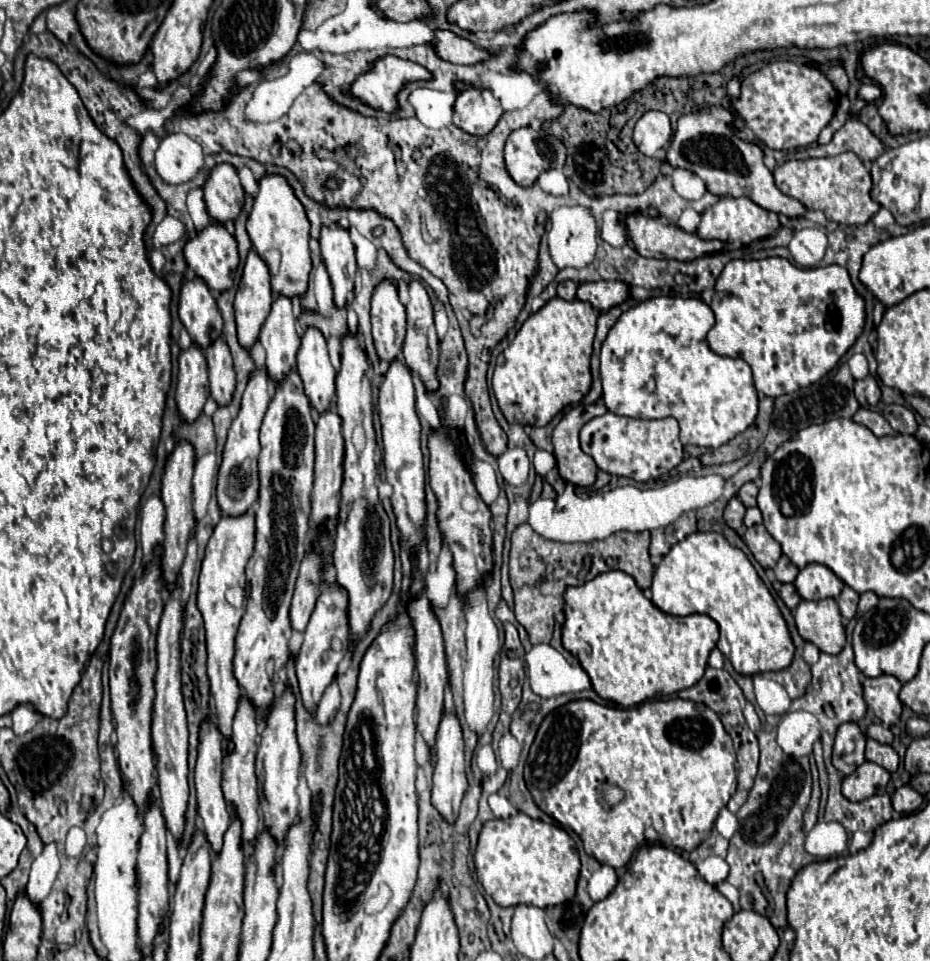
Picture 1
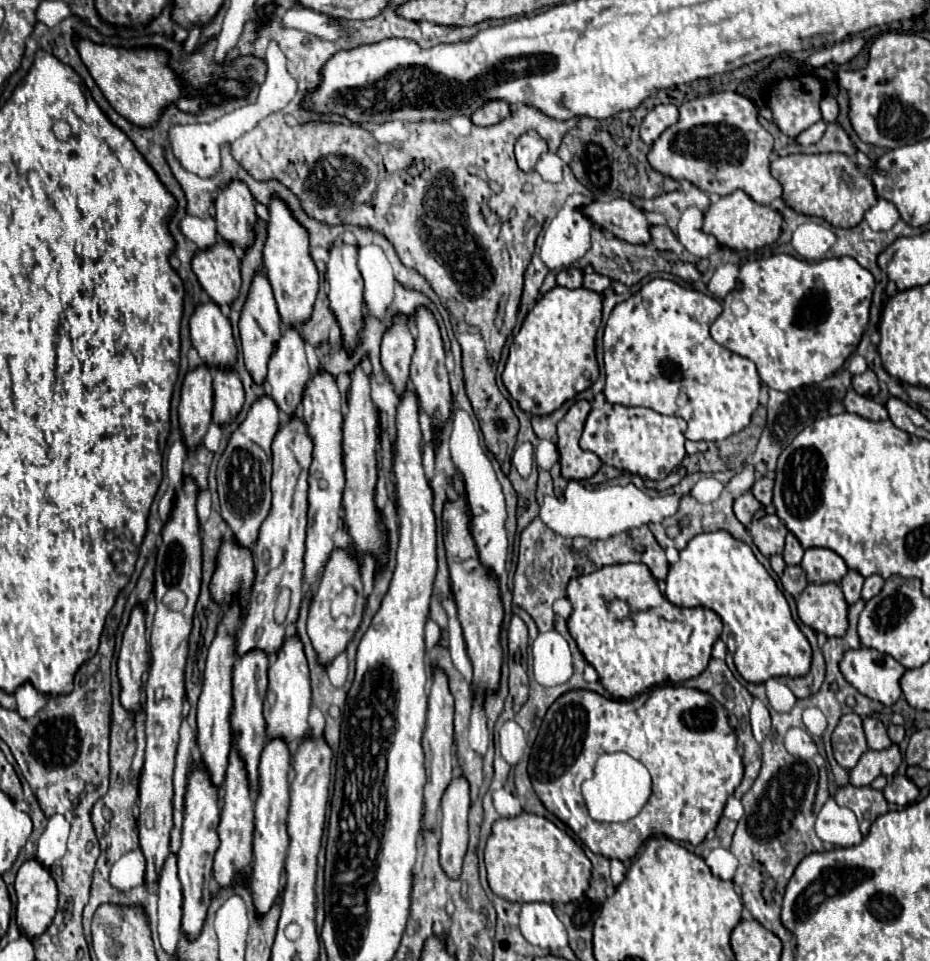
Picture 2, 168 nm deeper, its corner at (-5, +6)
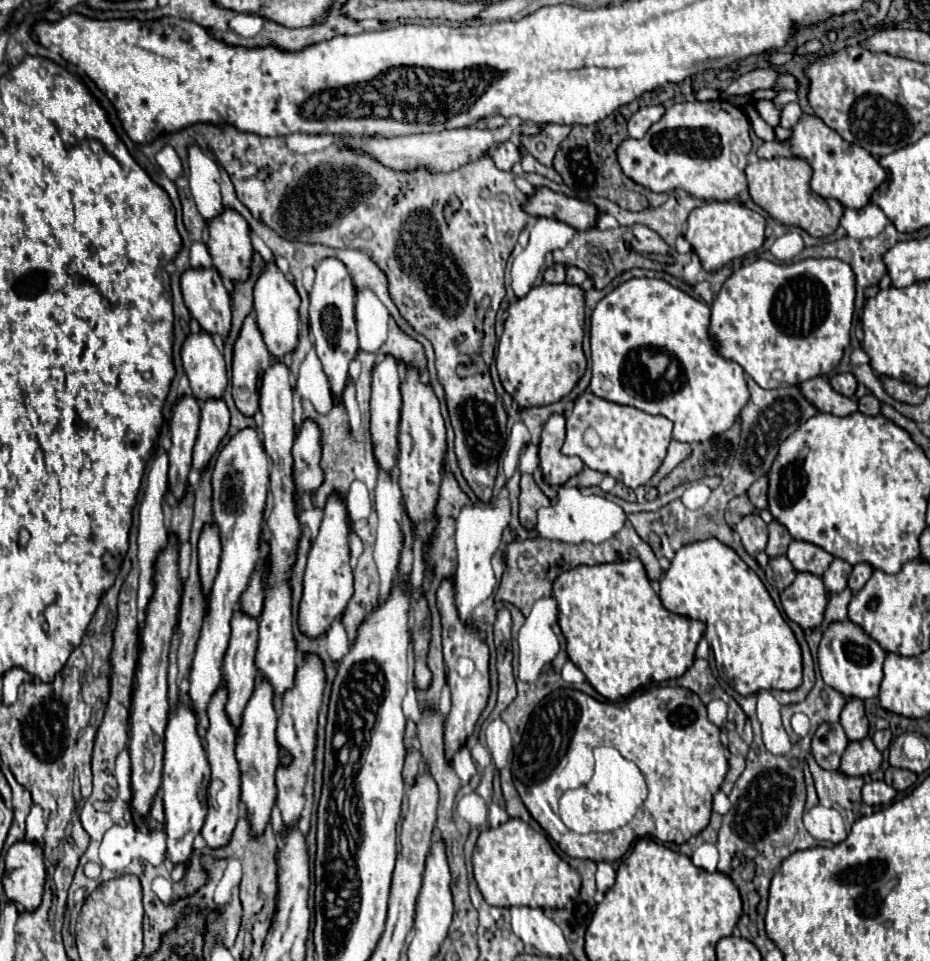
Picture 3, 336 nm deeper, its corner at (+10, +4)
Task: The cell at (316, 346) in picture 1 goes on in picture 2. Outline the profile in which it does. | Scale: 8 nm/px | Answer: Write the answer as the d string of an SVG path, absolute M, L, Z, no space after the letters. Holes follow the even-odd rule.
M315 374L305 388L301 402L301 418L307 426L307 434L313 440L313 462L309 468L309 508L307 508L307 542L305 542L305 582L313 586L319 578L319 570L325 566L333 552L333 534L341 526L341 494L345 488L343 474L343 404L337 382L329 374Z

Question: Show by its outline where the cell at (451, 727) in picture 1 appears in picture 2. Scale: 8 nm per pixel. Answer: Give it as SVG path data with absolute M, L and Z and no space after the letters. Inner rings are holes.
M457 774L441 800L441 844L439 862L449 878L459 878L463 856L467 852L467 812L469 812L469 786Z

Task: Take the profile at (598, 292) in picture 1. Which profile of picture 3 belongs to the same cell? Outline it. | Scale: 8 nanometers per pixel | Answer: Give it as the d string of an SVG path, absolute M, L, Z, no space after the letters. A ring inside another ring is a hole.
M566 268L566 282L568 284L576 284L576 286L582 286L582 282L586 280L586 272L580 270L580 268Z

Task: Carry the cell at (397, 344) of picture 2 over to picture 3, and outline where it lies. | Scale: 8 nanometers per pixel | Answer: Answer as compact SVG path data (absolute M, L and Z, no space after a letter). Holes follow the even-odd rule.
M384 354L376 362L376 366L372 368L372 400L370 400L372 422L370 422L370 432L372 432L372 442L374 442L374 456L376 456L378 464L386 472L392 472L392 468L394 468L394 456L398 454L396 430L398 430L398 422L400 422L400 404L402 404L402 400L400 400L398 364L396 364L394 356Z

